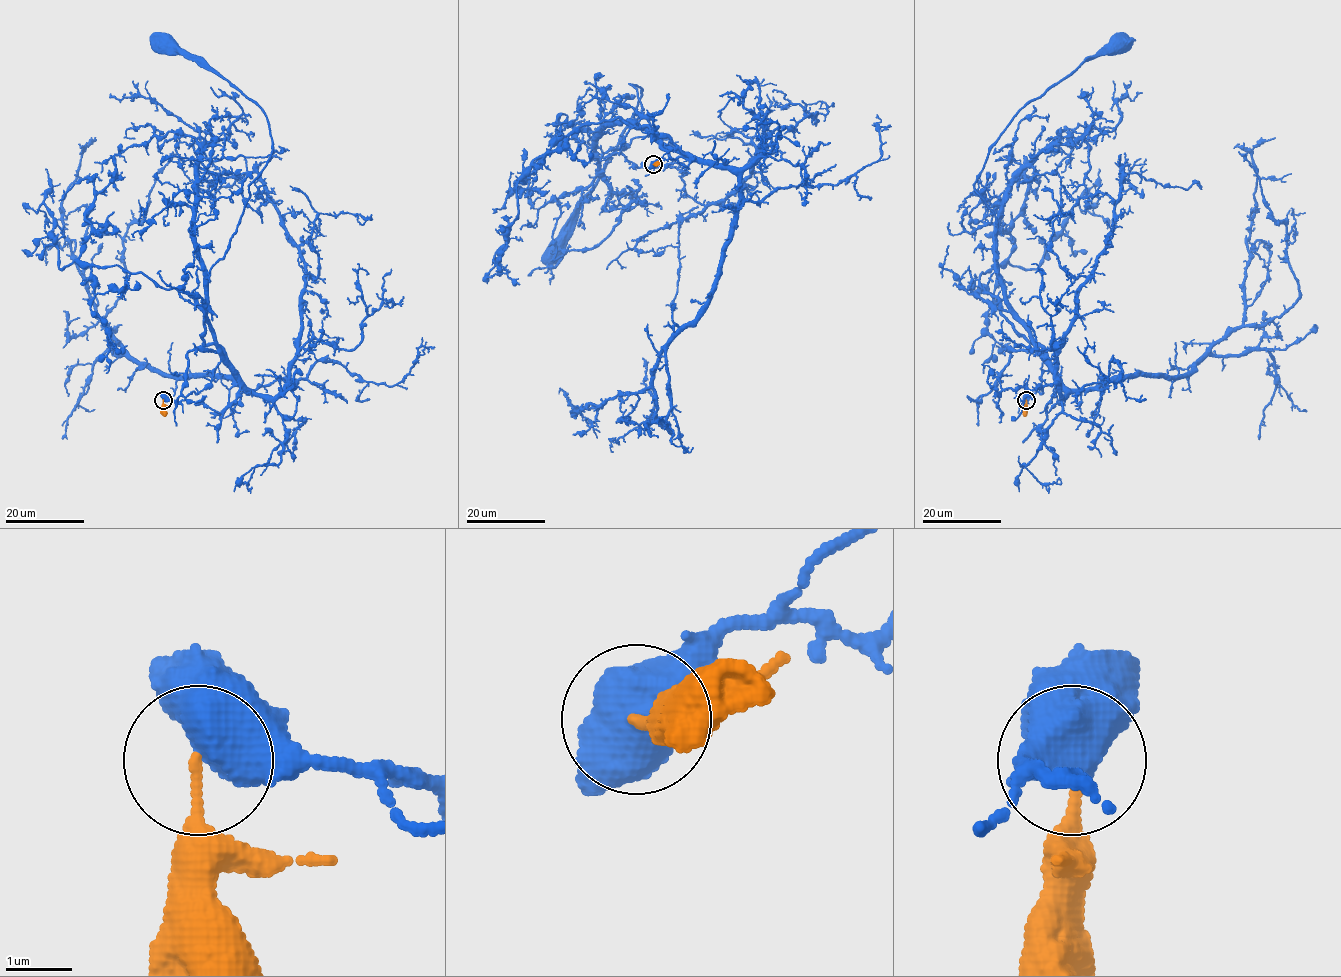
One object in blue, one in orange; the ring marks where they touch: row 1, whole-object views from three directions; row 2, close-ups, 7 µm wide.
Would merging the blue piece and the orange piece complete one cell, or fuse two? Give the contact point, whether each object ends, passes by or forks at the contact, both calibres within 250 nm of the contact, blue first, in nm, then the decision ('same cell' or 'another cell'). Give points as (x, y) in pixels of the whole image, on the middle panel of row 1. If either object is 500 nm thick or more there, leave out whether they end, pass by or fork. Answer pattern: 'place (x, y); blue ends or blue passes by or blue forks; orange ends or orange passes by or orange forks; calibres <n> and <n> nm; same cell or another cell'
place (653, 164); calibres 750 and 160 nm; another cell

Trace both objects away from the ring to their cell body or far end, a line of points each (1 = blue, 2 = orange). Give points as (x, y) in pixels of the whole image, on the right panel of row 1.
1: (1026, 400), (1043, 392), (1043, 354), (1007, 300), (995, 214), (974, 185), (989, 146), (1023, 107), (1120, 43)
2: (1026, 400), (1025, 416)

